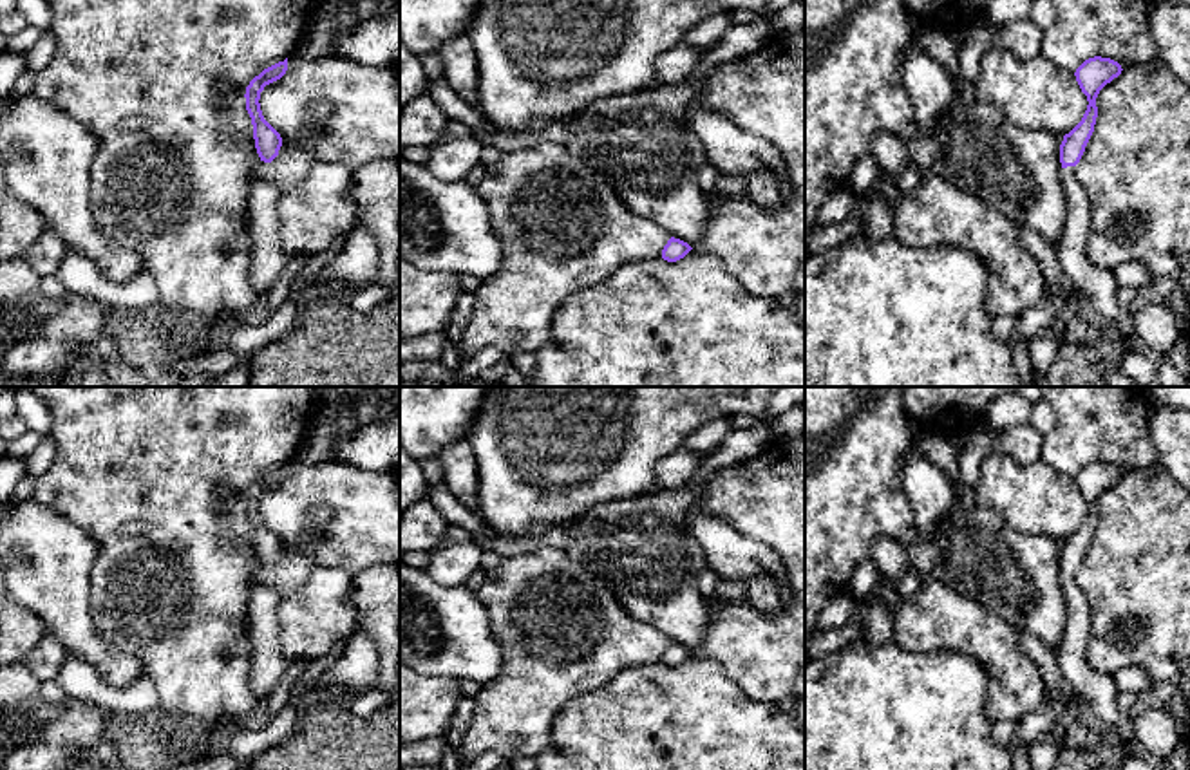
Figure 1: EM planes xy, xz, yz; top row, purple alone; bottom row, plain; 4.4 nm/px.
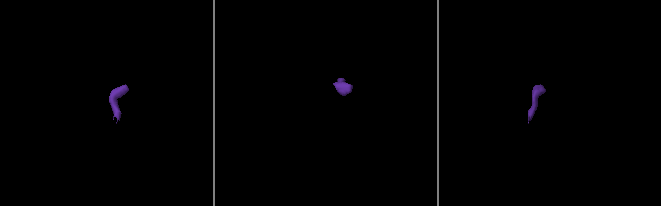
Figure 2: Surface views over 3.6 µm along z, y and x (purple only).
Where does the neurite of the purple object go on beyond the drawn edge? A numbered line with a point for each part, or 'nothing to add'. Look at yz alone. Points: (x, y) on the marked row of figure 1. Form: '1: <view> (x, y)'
1: yz (1098, 286)

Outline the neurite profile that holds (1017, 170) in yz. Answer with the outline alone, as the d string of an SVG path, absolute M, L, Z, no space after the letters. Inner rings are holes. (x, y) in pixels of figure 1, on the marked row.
M957 94L955 103L937 119L933 130L919 134L906 143L906 148L910 161L921 172L939 174L959 190L975 195L1004 215L1027 224L1054 246L1063 240L1069 201L1062 181L1060 143L1054 134L1022 128L1011 123L998 107L978 99L968 105L960 94Z

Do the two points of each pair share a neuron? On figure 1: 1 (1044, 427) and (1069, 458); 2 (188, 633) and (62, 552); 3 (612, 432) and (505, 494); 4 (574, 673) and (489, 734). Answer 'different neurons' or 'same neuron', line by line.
1: different neurons
2: different neurons
3: same neuron
4: same neuron

